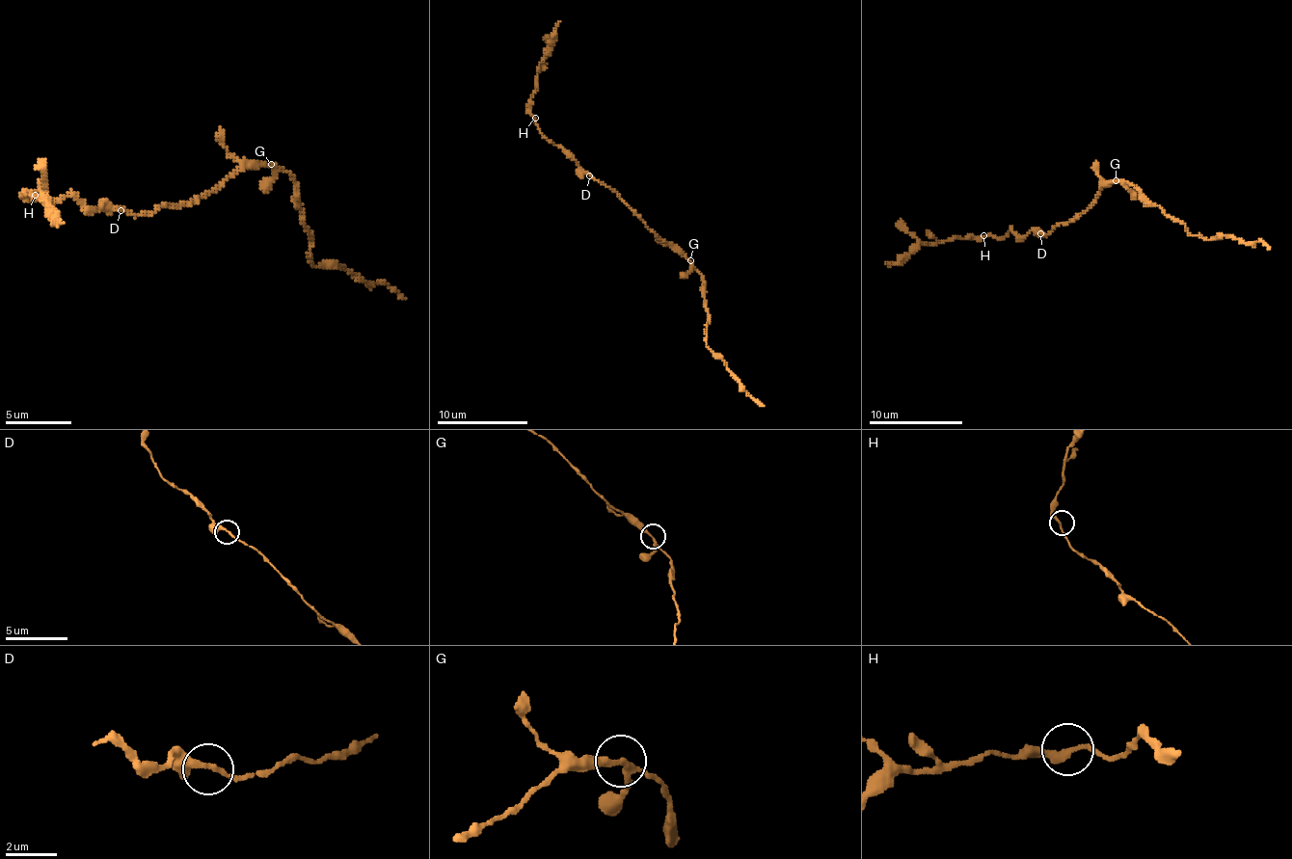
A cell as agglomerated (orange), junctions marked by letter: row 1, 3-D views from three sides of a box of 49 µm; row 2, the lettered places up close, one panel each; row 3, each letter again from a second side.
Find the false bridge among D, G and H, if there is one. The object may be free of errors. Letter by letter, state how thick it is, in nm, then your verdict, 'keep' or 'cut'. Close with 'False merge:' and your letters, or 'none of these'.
D: 240 nm thick; keep
G: 200 nm thick; keep
H: 200 nm thick; keep
False merge: none of these

